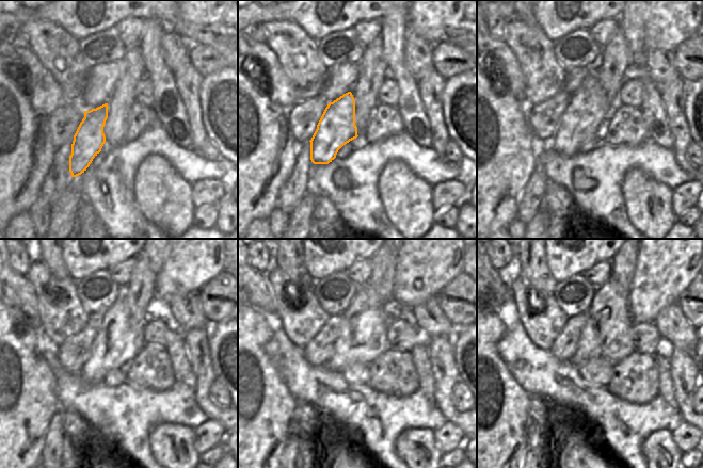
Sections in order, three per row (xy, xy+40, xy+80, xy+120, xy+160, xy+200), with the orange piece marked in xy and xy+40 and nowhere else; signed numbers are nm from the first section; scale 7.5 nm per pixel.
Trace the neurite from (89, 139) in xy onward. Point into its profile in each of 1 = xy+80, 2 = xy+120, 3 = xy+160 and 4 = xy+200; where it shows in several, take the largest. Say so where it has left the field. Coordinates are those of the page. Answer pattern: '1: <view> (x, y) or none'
1: xy+80 (588, 110)
2: xy+120 (116, 343)
3: xy+160 (363, 338)
4: xy+200 (606, 334)

